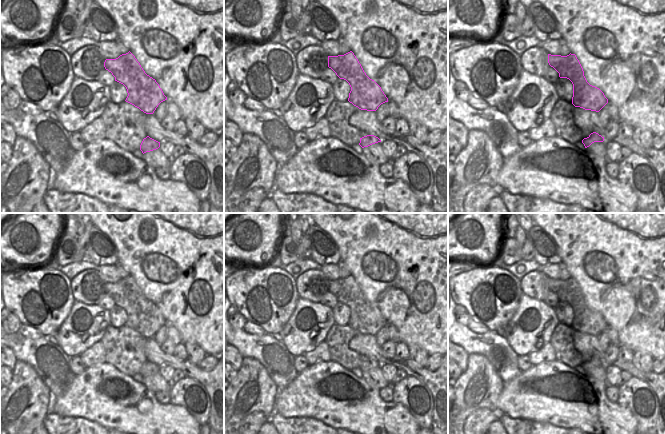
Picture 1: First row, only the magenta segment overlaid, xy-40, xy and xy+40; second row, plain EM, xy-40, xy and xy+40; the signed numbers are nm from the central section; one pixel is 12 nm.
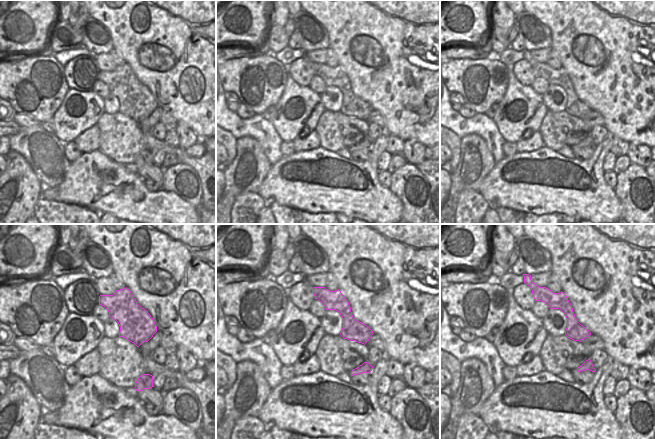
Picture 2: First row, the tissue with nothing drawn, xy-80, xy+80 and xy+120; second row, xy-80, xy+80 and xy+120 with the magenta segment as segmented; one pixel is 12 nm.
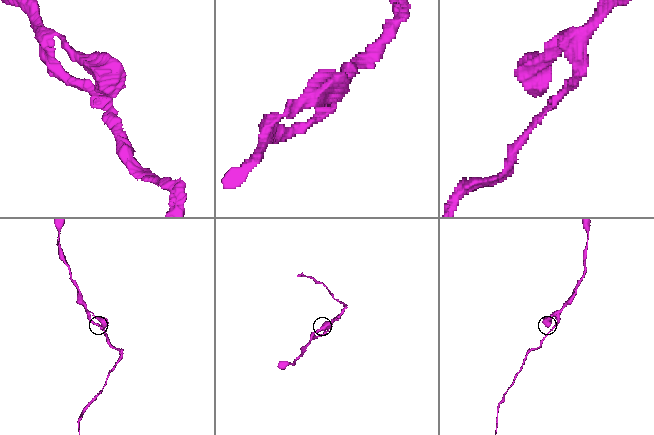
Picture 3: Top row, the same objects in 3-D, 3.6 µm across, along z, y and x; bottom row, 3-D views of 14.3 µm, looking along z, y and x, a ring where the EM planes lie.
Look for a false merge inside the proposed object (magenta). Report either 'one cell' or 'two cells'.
one cell

